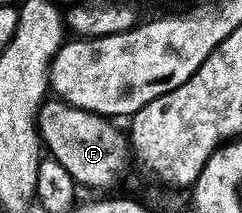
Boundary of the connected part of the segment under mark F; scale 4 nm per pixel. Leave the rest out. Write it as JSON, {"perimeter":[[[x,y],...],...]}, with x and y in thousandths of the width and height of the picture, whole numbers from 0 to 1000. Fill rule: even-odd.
{"perimeter":[[[194,465],[169,493],[169,521],[153,535],[153,620],[169,634],[169,676],[194,704],[198,732],[219,737],[260,784],[277,784],[277,822],[318,854],[322,873],[368,887],[450,887],[463,869],[483,869],[500,850],[500,826],[541,775],[541,662],[496,606],[496,582],[471,577],[455,554],[343,521],[306,493],[281,493],[273,474],[248,465]]]}

